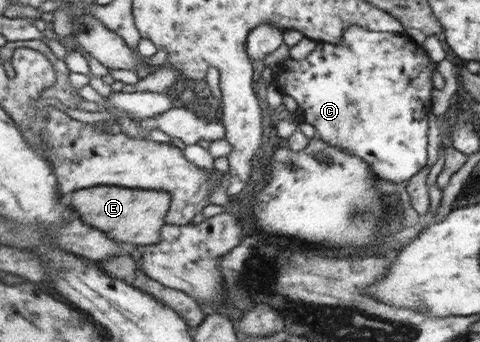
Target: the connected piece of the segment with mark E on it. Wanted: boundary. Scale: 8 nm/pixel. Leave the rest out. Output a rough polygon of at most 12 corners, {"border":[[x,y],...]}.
{"border":[[97,186],[73,195],[81,219],[135,245],[161,238],[169,192]]}

